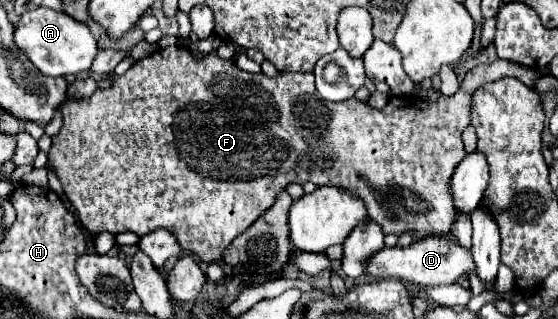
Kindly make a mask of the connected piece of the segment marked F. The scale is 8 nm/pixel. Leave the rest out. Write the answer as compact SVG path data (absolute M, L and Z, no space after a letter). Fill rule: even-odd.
M182 46L158 48L152 56L144 58L144 60L138 60L126 74L122 74L122 76L110 74L110 82L112 82L110 88L106 88L106 90L98 88L88 100L72 100L72 102L66 100L60 106L62 116L64 116L64 124L62 124L60 132L52 138L52 148L48 152L48 168L62 182L66 198L74 206L80 224L90 232L92 238L96 238L102 232L110 232L110 234L134 232L138 236L146 236L146 234L150 234L150 232L154 232L158 228L164 228L164 230L174 234L174 238L178 240L178 244L180 244L180 248L184 252L192 252L204 262L218 262L222 258L222 252L226 250L226 246L238 234L242 234L262 212L266 212L274 204L274 198L276 198L276 194L280 190L284 190L290 182L304 184L306 180L312 180L316 186L340 186L340 188L346 188L348 192L356 194L364 202L364 206L368 210L368 216L376 224L382 226L384 234L400 236L402 232L412 230L416 238L424 238L428 234L440 236L440 234L448 234L450 224L454 222L454 216L456 216L456 210L452 206L452 196L450 196L450 184L448 182L450 182L450 176L452 176L456 164L466 156L460 134L472 122L470 120L470 100L472 100L474 92L482 84L490 84L490 82L500 80L504 76L514 76L514 78L522 80L522 84L526 84L530 88L534 88L536 80L540 78L540 74L534 68L526 68L522 64L514 64L514 62L506 62L506 60L494 60L492 64L482 64L482 66L472 68L464 76L464 80L462 80L462 84L460 84L460 88L458 88L458 92L454 96L440 96L438 102L424 102L424 100L414 98L414 96L392 96L382 110L374 110L374 108L370 108L368 104L364 104L364 102L360 102L356 98L350 98L350 100L344 100L344 102L334 102L334 104L318 98L318 92L314 88L314 74L312 72L306 72L306 74L292 74L292 72L284 74L284 72L280 72L276 78L270 78L270 76L264 76L262 72L260 74L248 74L248 72L236 68L232 60L222 60L214 52L208 58L204 58L200 62L194 62L190 50L184 50ZM388 116L398 116L398 118L394 118L396 124L398 124L396 126L398 132L400 132L400 126L402 126L402 132L398 136L394 132L388 134ZM388 142L404 142L404 148L400 148L400 152L398 152L400 156L396 156L396 160L388 160ZM302 160L308 160L310 166L312 166L308 174L298 174L296 172L298 166L302 164Z

